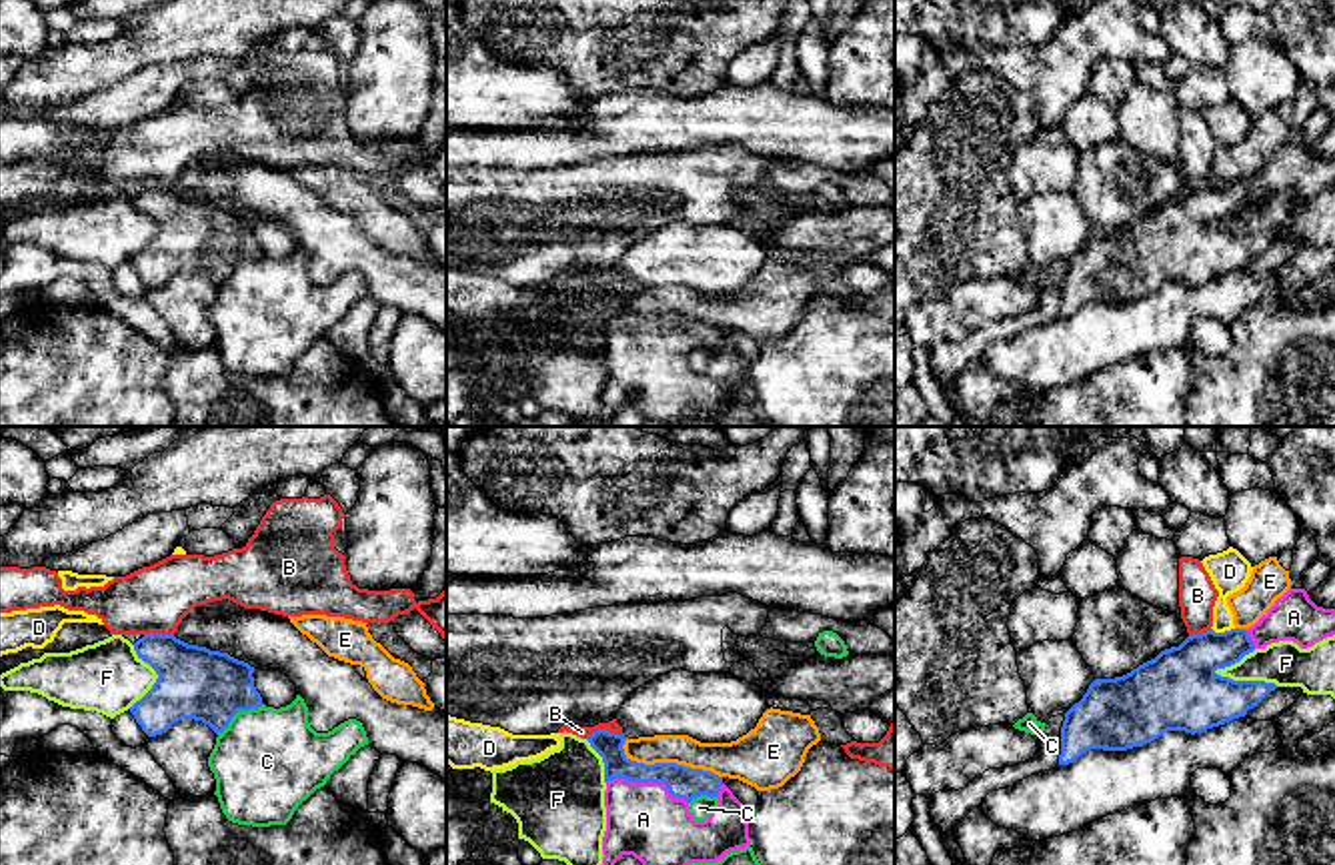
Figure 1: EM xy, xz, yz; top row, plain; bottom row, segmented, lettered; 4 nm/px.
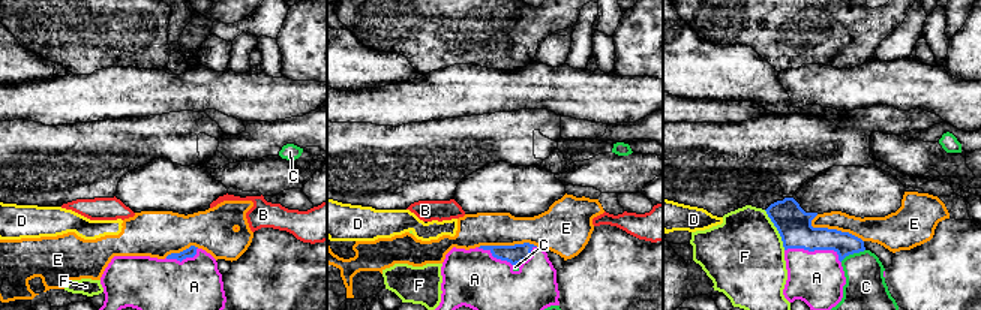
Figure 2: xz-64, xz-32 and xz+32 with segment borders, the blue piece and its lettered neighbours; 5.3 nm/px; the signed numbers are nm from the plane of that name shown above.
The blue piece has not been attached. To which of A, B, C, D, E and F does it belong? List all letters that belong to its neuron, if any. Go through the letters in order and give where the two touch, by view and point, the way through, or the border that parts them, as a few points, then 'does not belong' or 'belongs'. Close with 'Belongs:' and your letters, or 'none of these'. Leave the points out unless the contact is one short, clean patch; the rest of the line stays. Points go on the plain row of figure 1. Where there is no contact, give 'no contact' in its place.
A: xz (649, 333) | belongs
B: xz (605, 281) | along xz (623, 285), (597, 281), (587, 291) | does not belong
C: xy (239, 261) | does not belong
D: yz (1225, 183) | along yz (1211, 179), (1215, 183), (1233, 181) | does not belong
E: xz (669, 315) | does not belong
F: yz (1245, 233) | does not belong
Belongs: A

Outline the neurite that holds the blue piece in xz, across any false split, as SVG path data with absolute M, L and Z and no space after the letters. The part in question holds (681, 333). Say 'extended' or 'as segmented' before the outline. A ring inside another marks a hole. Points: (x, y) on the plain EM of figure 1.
extended; M606 280L586 290L604 314L604 408L594 422L566 426L606 426L622 406L632 406L644 420L671 424L751 398L749 360L723 328L677 314L630 312L622 300L626 290ZM701 346L719 350L707 372L689 364L689 354Z

